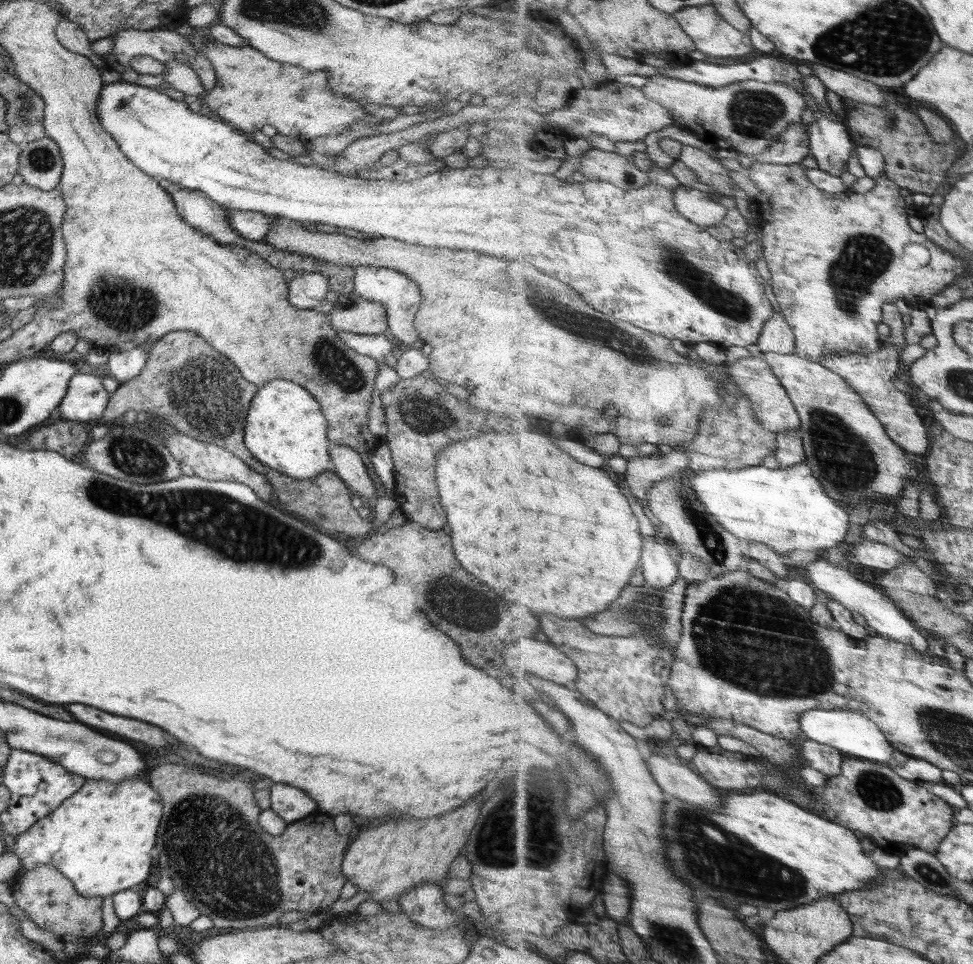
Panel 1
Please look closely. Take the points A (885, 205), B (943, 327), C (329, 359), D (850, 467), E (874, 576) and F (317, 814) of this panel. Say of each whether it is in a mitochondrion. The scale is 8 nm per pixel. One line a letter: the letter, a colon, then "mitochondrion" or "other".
A: other
B: other
C: mitochondrion
D: mitochondrion
E: other
F: other

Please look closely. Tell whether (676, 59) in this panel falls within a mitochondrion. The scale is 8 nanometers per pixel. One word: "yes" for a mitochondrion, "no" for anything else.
no

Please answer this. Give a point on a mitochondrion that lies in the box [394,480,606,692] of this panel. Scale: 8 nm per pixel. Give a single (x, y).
(443, 588)

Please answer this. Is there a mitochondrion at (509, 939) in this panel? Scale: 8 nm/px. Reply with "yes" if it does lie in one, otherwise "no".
no

